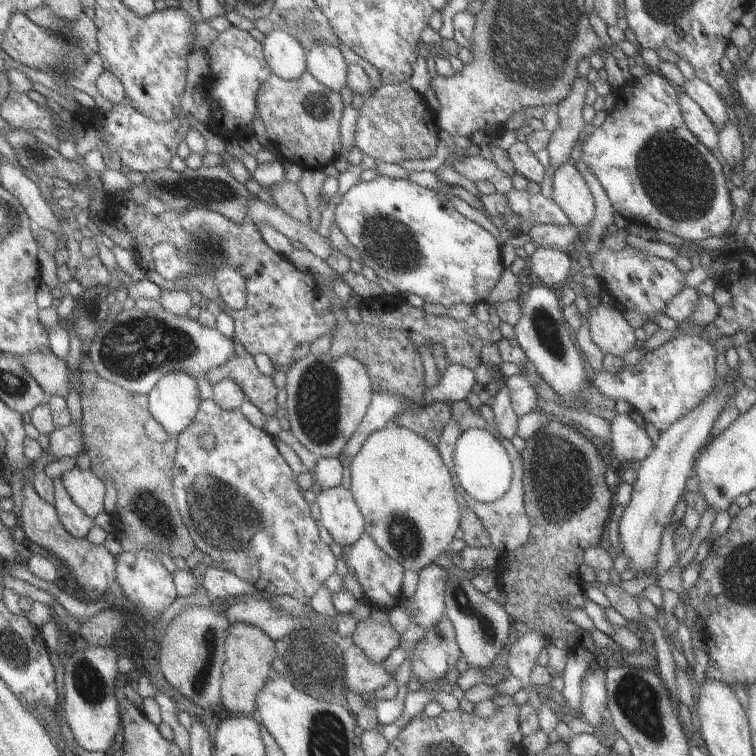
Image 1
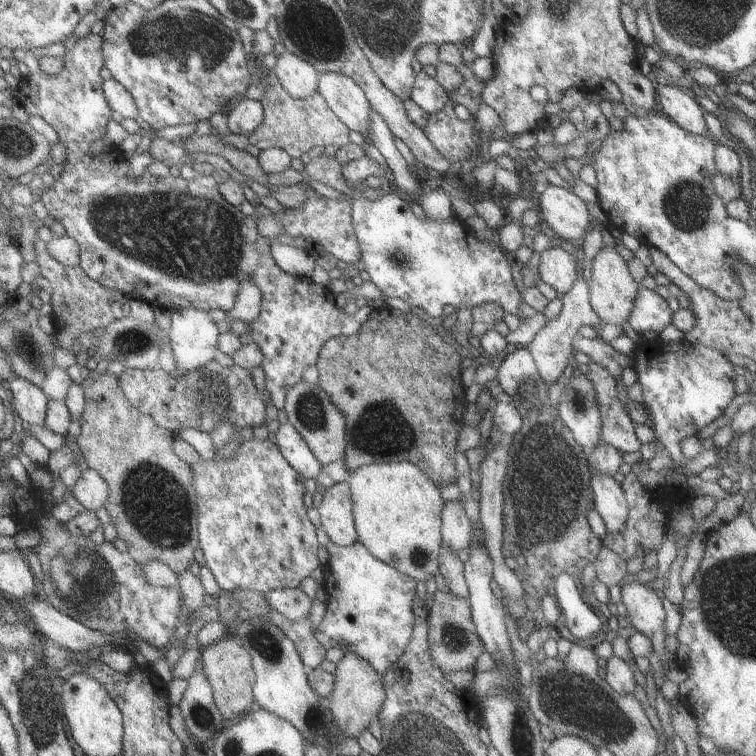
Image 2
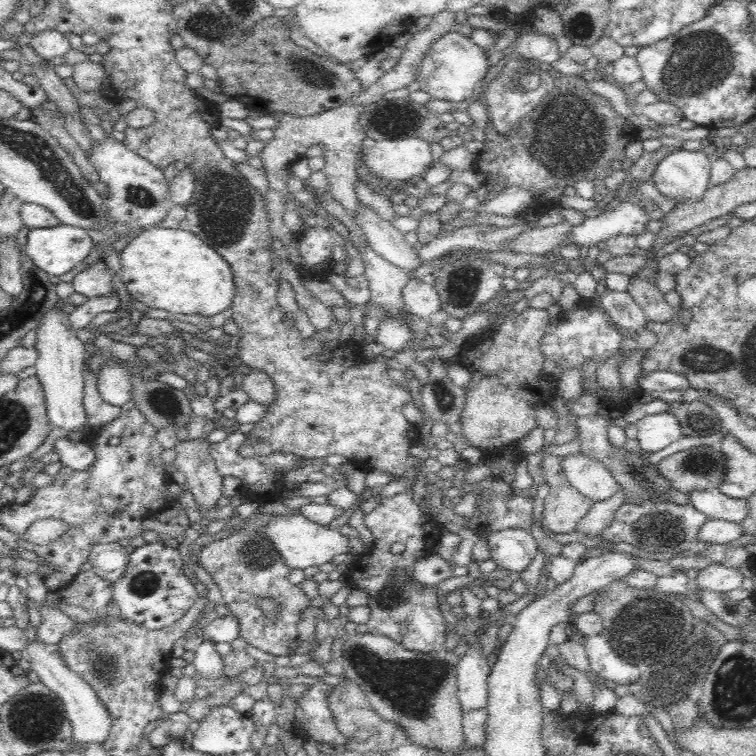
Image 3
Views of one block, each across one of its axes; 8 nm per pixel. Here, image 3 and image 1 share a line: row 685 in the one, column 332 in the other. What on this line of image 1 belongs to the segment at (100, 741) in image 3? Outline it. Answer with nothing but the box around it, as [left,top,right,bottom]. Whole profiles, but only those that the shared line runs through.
[304,40,347,92]

